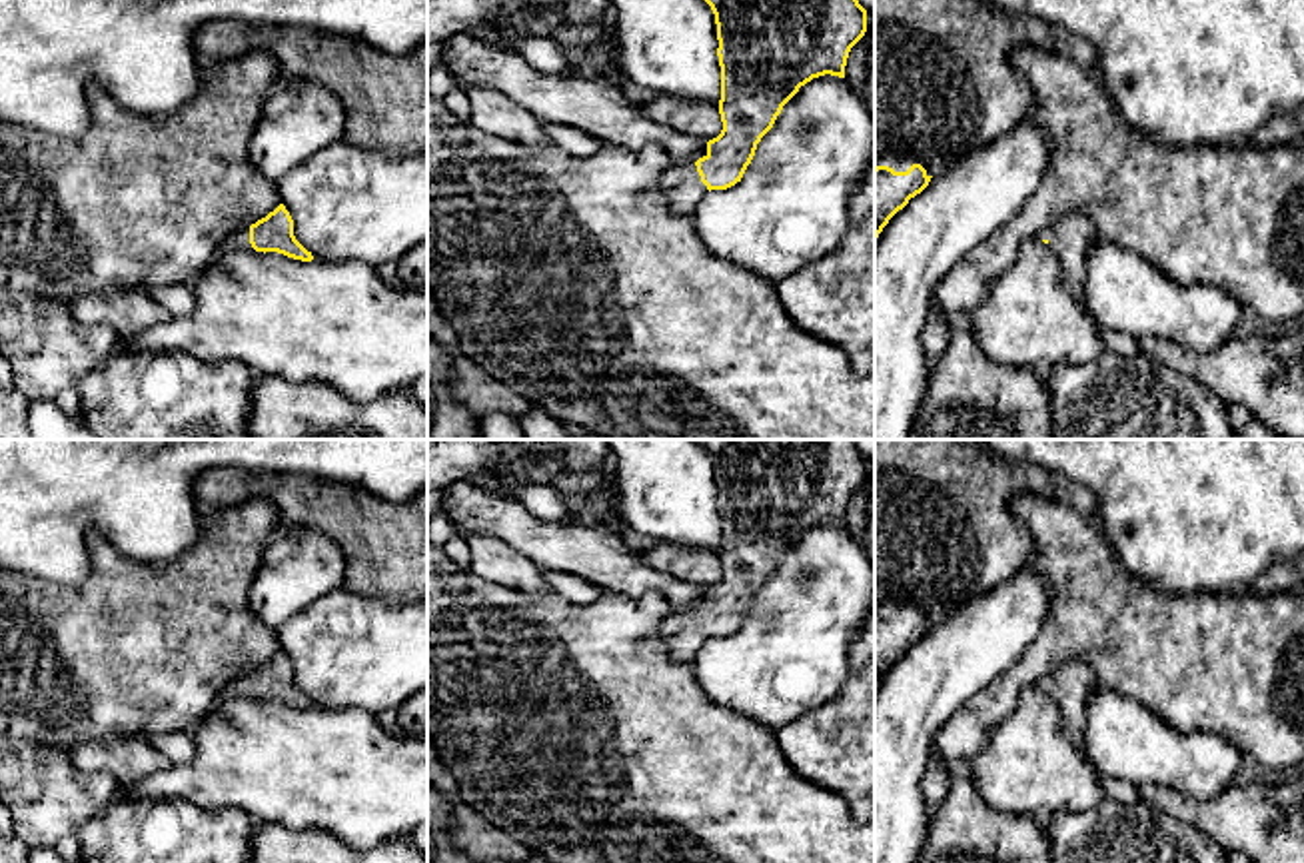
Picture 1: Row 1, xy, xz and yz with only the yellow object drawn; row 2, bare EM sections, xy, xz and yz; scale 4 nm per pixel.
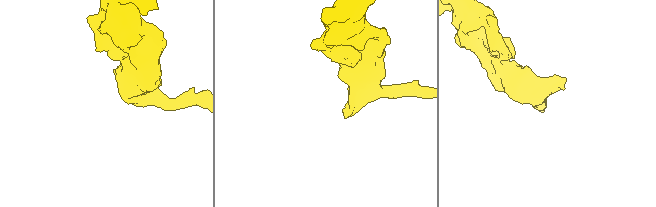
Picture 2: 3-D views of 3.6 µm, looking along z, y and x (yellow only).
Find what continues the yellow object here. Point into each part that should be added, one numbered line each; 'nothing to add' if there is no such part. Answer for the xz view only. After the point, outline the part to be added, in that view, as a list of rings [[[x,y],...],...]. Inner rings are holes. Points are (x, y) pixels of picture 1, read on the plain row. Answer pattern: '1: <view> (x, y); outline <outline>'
1: xz (681, 632); outline [[[695,609],[671,613],[661,621],[659,633],[665,641],[667,655],[679,663],[691,663],[709,639],[701,629]]]

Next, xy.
1: xy (240, 684); outline [[[250,673],[236,675],[216,697],[210,711],[214,711],[226,697],[254,697],[250,691]]]

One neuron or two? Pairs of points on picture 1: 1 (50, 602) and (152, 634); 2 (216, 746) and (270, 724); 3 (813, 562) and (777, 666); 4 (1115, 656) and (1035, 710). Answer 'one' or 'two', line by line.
1: one
2: one
3: one
4: two

